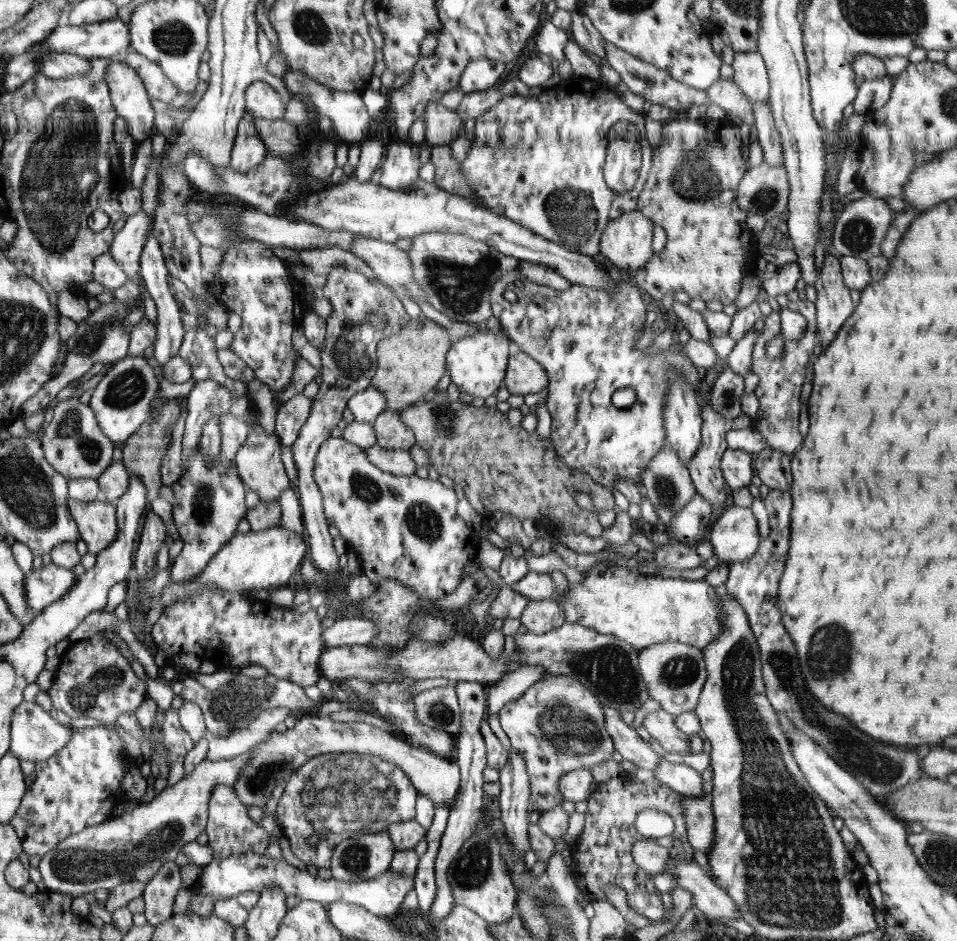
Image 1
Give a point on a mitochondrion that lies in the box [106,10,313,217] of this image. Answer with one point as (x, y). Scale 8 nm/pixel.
(173, 38)

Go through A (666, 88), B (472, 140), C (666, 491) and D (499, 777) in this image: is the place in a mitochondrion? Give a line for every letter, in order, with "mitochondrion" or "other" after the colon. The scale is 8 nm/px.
A: other
B: other
C: mitochondrion
D: other

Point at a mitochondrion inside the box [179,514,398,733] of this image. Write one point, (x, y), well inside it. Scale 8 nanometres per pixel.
(235, 705)

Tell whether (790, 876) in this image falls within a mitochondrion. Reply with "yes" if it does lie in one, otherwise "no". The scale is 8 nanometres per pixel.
yes

